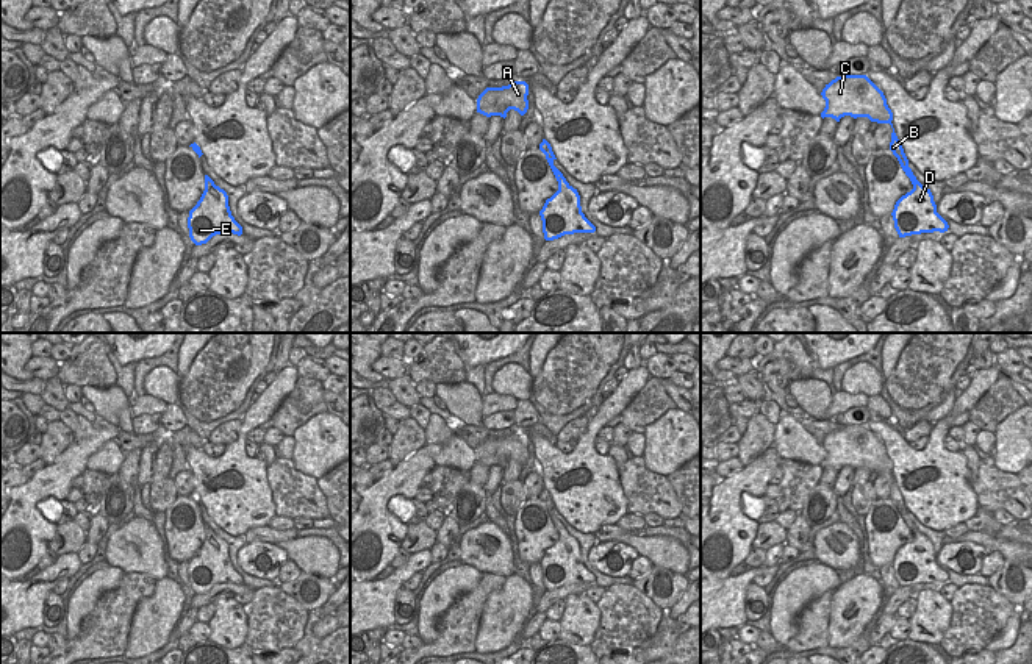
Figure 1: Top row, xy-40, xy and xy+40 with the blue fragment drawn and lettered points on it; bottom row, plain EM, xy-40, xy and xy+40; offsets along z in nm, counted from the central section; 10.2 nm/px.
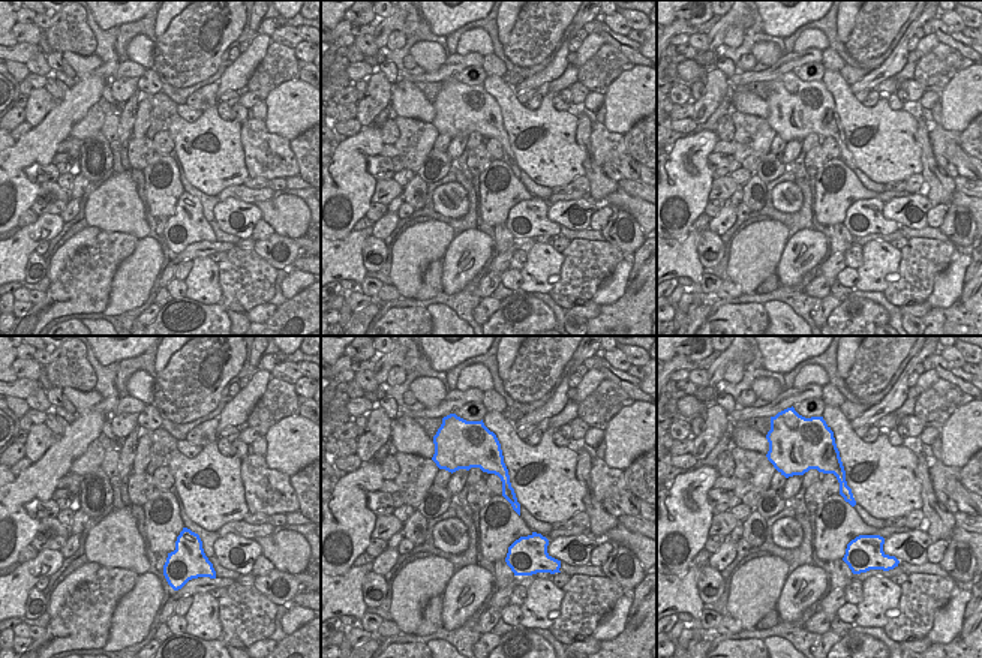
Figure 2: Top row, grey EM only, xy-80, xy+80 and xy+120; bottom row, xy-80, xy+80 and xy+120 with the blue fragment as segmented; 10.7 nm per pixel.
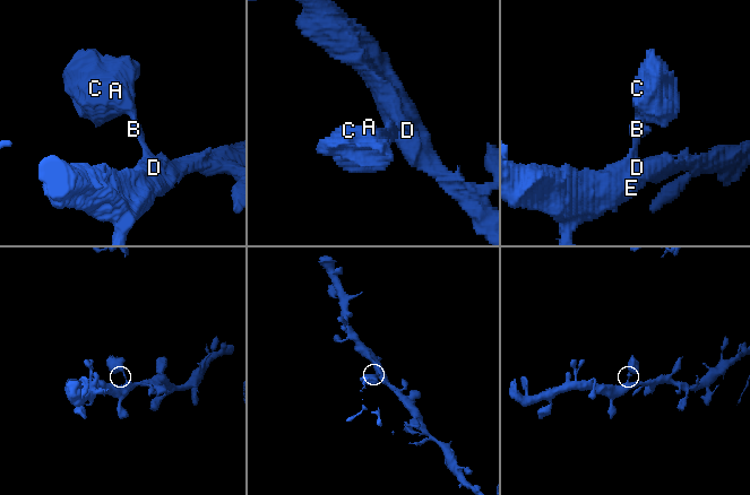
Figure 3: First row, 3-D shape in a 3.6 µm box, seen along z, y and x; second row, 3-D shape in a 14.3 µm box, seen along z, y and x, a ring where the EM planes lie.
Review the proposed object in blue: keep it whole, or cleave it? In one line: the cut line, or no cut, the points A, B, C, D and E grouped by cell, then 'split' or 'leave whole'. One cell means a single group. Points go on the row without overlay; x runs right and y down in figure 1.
cut none; groups A B C D E; leave whole

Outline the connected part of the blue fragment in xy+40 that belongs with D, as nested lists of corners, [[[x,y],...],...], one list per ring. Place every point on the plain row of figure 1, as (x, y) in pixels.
[[[891,483],[890,500],[898,508],[902,520],[910,528],[913,539],[902,545],[891,562],[894,570],[894,578],[899,587],[921,584],[921,583],[933,583],[948,581],[948,572],[937,562],[937,555],[933,552],[933,545],[930,539],[923,536],[912,519],[908,517],[908,509],[904,503],[904,498],[894,483]]]

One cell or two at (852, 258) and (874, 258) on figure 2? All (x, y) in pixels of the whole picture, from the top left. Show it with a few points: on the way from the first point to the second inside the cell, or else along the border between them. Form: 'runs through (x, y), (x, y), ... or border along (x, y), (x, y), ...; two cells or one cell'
border along (862, 248), (862, 263), (856, 269); two cells

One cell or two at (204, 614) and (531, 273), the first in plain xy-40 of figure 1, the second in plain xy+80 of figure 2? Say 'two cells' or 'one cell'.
two cells

